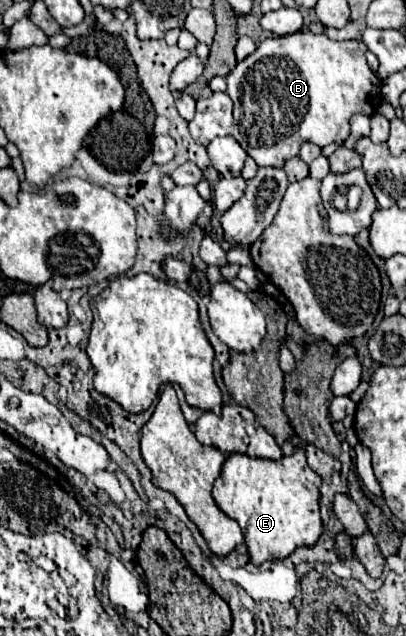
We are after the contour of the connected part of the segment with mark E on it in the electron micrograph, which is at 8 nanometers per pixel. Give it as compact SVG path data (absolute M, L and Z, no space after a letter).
M301 447L291 457L279 461L233 453L213 485L213 499L227 517L239 523L251 563L261 565L271 559L285 559L297 547L317 543L323 533L319 517L319 487L321 477L307 465Z

